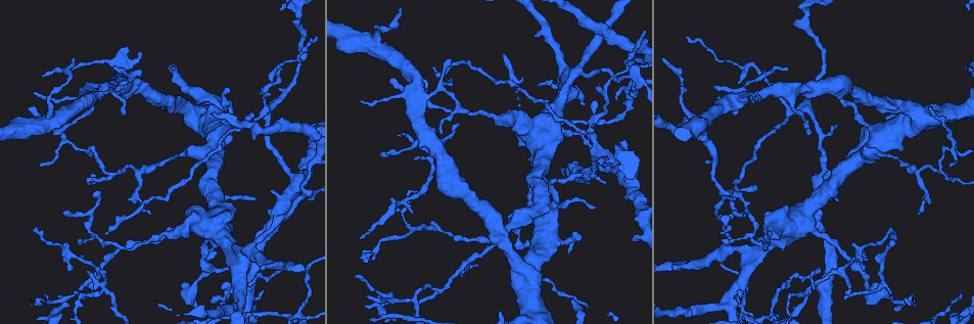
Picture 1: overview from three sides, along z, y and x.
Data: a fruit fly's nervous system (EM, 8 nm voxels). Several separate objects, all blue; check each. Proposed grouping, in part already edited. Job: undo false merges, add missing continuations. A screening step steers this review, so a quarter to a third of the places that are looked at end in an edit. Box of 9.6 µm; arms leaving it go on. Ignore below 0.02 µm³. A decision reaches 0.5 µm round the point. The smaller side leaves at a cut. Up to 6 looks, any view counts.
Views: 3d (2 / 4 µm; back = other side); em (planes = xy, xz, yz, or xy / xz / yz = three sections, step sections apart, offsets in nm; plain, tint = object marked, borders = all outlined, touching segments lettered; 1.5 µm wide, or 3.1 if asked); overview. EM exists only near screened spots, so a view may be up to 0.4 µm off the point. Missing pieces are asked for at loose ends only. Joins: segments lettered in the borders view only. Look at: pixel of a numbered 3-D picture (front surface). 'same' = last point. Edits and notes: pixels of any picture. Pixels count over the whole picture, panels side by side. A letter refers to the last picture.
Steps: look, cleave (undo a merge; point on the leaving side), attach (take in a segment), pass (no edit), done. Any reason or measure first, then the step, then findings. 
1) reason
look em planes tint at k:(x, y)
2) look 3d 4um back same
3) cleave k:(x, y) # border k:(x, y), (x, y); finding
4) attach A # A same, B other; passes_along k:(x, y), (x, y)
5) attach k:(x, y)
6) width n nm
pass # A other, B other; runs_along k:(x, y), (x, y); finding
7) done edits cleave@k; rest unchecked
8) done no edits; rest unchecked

sharp bend
look em xz step 8 tint at 1:(49, 97)

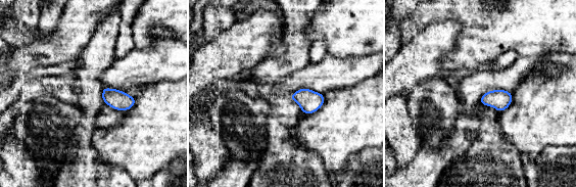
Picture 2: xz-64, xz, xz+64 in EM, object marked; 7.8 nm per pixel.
look em planes borders same

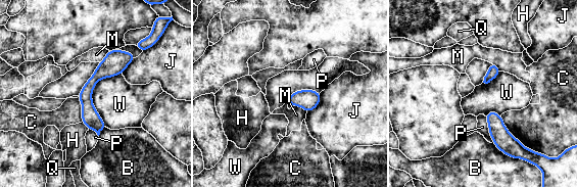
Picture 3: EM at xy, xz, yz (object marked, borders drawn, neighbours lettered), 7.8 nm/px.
pass # B other, C other, H other, J other, M other, P other, Q other, W other; border 3:(122, 73), (92, 93), (106, 127); continuous, no second neuron

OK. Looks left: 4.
abrupt turn
look 3d 4um at 1:(858, 266)

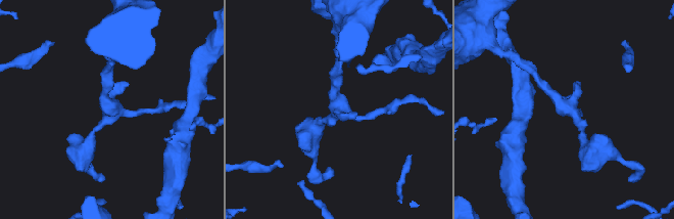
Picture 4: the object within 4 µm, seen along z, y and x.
look em planes borders at 4:(570, 105)

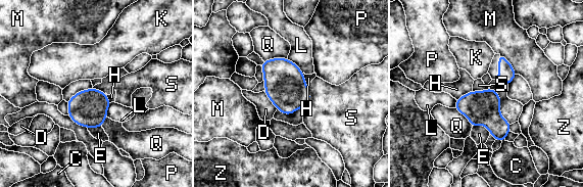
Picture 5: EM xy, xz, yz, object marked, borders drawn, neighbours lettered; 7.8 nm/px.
width 280 nm
pass # C other, D other, E other, H other, K other, L other, M other, P other, Q other, S other, Z other; border 5:(262, 91), (277, 108); all the same neuron

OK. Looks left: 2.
free end
look em planes borders at 1:(836, 127)

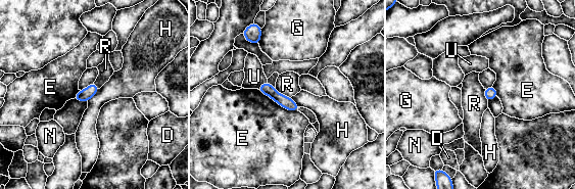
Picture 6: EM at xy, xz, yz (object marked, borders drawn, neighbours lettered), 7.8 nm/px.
width 100 nm; longest_contact E 360 nm
pass # D other, E other, G other, H other, N other, R other, U other; no lettered segment goes on from it

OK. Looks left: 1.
done no edits; rest unchecked

